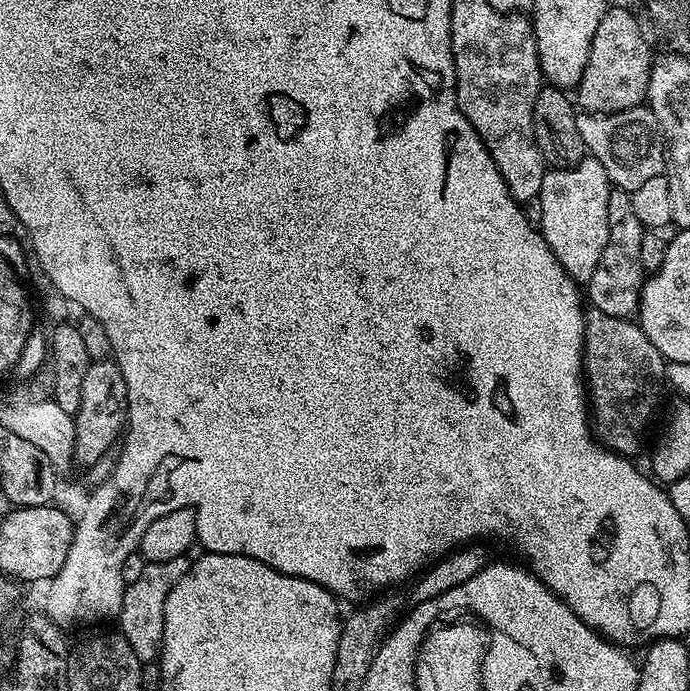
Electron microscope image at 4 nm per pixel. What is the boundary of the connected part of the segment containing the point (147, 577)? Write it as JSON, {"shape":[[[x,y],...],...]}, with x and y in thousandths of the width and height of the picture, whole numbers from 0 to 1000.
{"shape":[[[272,805],[246,808],[246,813],[210,815],[206,832],[194,836],[194,842],[183,847],[174,890],[171,893],[171,913],[188,929],[188,941],[194,941],[197,951],[206,958],[220,958],[232,948],[235,923],[238,922],[238,884],[241,865],[246,854],[270,831],[275,810]]]}

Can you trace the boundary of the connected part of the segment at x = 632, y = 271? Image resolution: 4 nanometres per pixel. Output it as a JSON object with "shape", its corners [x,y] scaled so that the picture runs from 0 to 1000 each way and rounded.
{"shape":[[[888,271],[884,294],[878,297],[878,321],[878,362],[872,362],[872,373],[867,373],[867,385],[849,412],[849,434],[865,452],[909,463],[928,450],[928,421],[933,418],[936,404],[930,385],[930,344],[936,331],[930,321],[925,321],[925,310],[919,310],[913,278]]]}

